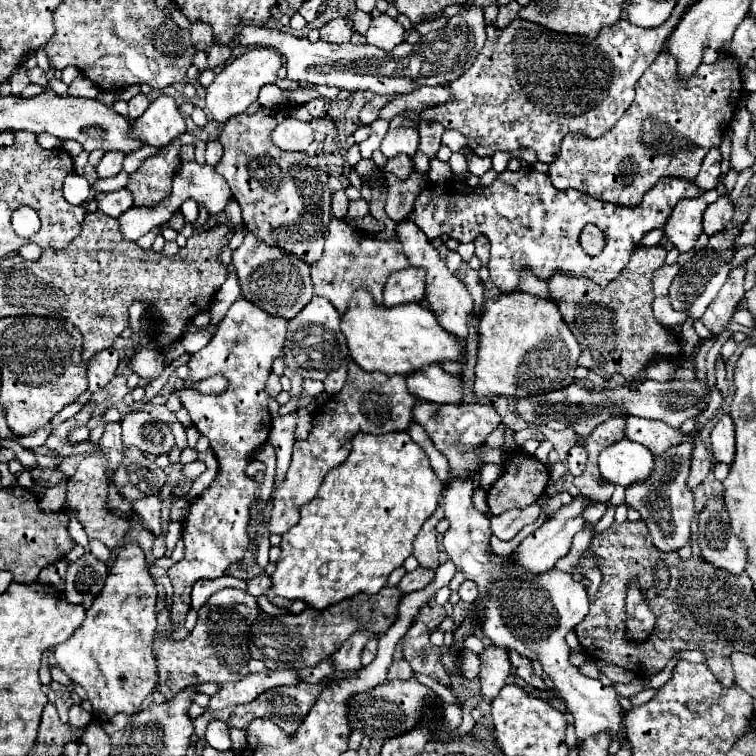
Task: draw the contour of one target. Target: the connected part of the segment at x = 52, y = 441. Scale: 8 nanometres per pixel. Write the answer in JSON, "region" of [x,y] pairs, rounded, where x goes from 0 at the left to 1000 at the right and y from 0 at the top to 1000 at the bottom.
{"region":[[[106,544],[101,552],[95,552],[95,554],[79,560],[79,562],[63,575],[61,589],[63,589],[69,597],[74,597],[77,602],[85,602],[85,604],[90,604],[90,602],[103,602],[103,599],[116,599],[116,597],[122,597],[122,594],[131,593],[126,586],[106,586],[106,589],[98,589],[98,591],[93,591],[93,589],[87,586],[90,570],[98,567],[98,565],[114,562],[119,552],[122,552],[122,546],[116,549],[114,544]]]}

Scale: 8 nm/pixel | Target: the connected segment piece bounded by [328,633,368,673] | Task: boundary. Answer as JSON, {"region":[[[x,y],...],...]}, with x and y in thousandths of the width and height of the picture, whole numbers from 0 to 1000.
{"region":[[[471,837],[471,843],[463,843],[460,848],[455,848],[455,853],[434,872],[439,877],[439,882],[444,888],[471,888],[476,885],[476,864],[481,858],[481,853],[487,851],[487,843],[481,843],[481,837]]]}

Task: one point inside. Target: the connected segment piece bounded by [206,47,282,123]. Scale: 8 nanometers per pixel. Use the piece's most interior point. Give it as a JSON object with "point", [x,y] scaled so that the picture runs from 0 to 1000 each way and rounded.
{"point":[312,114]}

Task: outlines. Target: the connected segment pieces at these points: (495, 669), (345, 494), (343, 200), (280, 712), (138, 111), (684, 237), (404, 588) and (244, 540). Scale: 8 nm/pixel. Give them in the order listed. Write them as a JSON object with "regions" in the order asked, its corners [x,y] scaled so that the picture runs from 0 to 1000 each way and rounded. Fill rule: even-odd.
{"regions":[[[[656,853],[640,856],[640,861],[635,864],[635,874],[635,917],[643,927],[651,927],[656,917],[667,909],[667,901],[677,888],[672,874],[672,858]]],[[[521,570],[521,573],[513,573],[513,575],[484,575],[484,573],[474,573],[474,575],[468,578],[468,583],[466,583],[466,597],[463,597],[460,607],[458,607],[450,618],[439,620],[439,623],[431,628],[431,634],[429,634],[429,639],[426,639],[421,655],[418,655],[410,665],[405,665],[405,668],[399,671],[394,694],[389,694],[384,702],[378,702],[378,705],[373,708],[373,718],[370,718],[373,734],[370,734],[368,745],[365,745],[362,761],[357,763],[357,766],[360,766],[360,779],[362,779],[362,784],[365,784],[368,790],[376,790],[376,792],[384,792],[384,795],[397,792],[397,795],[405,798],[405,803],[421,806],[421,808],[426,808],[426,806],[431,806],[431,803],[437,803],[437,800],[444,800],[444,798],[450,798],[450,795],[455,795],[455,792],[463,792],[463,790],[468,790],[468,787],[474,787],[474,784],[497,787],[497,784],[511,774],[513,761],[516,761],[524,750],[532,750],[534,739],[545,734],[545,716],[548,716],[548,710],[556,705],[561,689],[574,679],[574,673],[577,673],[577,668],[579,668],[579,663],[582,663],[582,655],[585,655],[585,639],[582,639],[579,631],[574,628],[574,623],[571,623],[571,618],[569,618],[569,610],[566,610],[566,602],[561,599],[561,594],[558,594],[556,589],[550,589],[550,586],[545,583],[545,578],[542,578],[537,570]]],[[[455,250],[452,253],[444,253],[439,258],[439,284],[444,290],[455,290],[458,287],[458,279],[460,279],[460,269],[463,269],[463,263],[458,261]]],[[[434,901],[421,903],[421,906],[394,903],[394,906],[384,906],[384,909],[365,909],[365,911],[357,911],[357,914],[347,917],[341,925],[336,925],[333,930],[312,935],[310,943],[307,943],[304,951],[302,951],[302,959],[304,959],[304,962],[315,962],[315,964],[325,964],[331,954],[336,954],[336,951],[341,951],[341,948],[354,948],[354,951],[360,951],[378,972],[389,972],[392,964],[397,962],[397,956],[402,954],[402,948],[407,946],[407,940],[413,938],[415,925],[421,922],[423,911],[429,911],[431,903],[434,903]]],[[[185,123],[185,126],[175,128],[175,131],[169,134],[169,139],[172,139],[172,157],[177,160],[177,157],[183,157],[183,155],[196,144],[198,134],[196,134],[196,128],[193,128],[190,123]]],[[[931,261],[902,263],[878,298],[881,316],[899,332],[910,335],[918,329],[923,311],[929,308],[929,282],[937,274]]],[[[553,750],[550,755],[537,758],[537,761],[532,763],[532,769],[526,771],[526,776],[529,776],[532,784],[545,784],[545,782],[556,782],[556,779],[561,779],[563,774],[569,774],[571,766],[574,766],[574,755],[571,755],[571,753]]],[[[315,393],[296,422],[288,427],[283,448],[251,470],[251,493],[238,517],[238,533],[251,546],[257,565],[275,578],[280,597],[288,607],[288,628],[280,642],[254,663],[254,673],[246,684],[243,721],[246,734],[222,753],[222,763],[230,774],[228,824],[243,824],[251,806],[251,779],[262,766],[294,763],[296,755],[317,742],[328,726],[328,689],[331,671],[339,663],[341,639],[323,628],[331,602],[352,586],[360,552],[354,546],[354,520],[349,517],[352,501],[360,491],[360,478],[373,470],[381,425],[349,414],[333,398]],[[280,496],[299,496],[304,504],[294,522],[267,522],[254,509]]]]}

